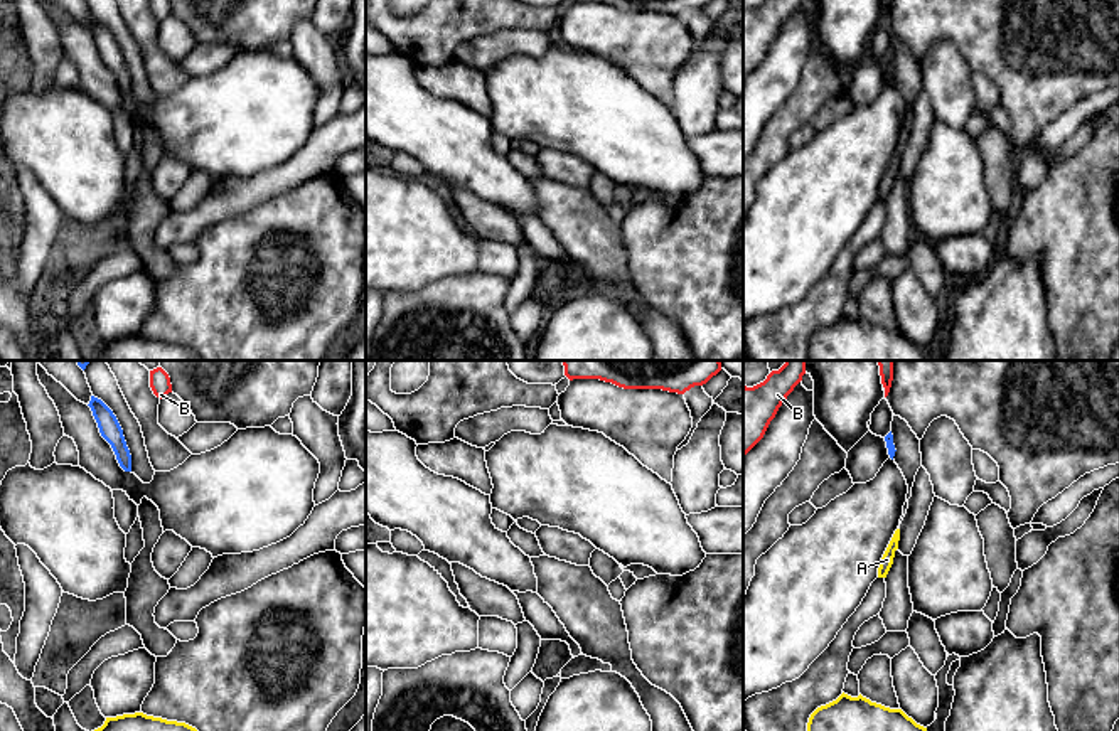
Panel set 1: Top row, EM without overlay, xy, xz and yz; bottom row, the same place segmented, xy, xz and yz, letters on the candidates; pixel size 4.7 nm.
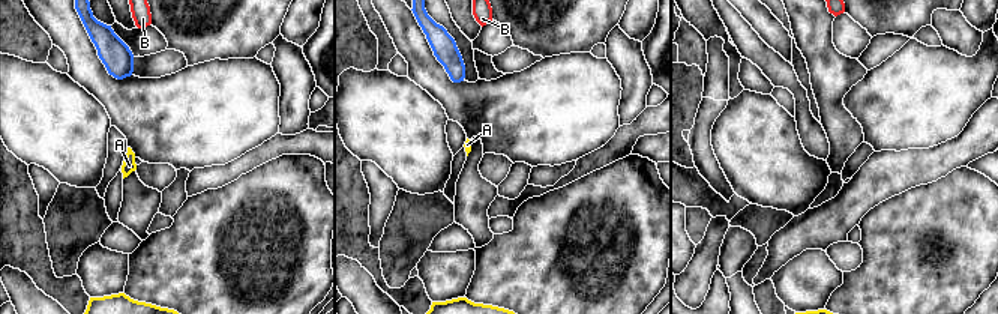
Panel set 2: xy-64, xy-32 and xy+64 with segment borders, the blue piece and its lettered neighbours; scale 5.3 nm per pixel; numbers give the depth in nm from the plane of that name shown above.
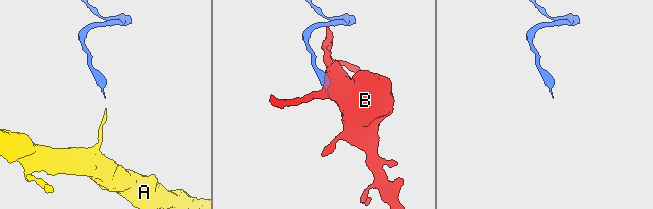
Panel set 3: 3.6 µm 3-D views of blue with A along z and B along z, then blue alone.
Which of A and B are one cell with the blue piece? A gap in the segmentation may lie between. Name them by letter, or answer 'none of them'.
A

